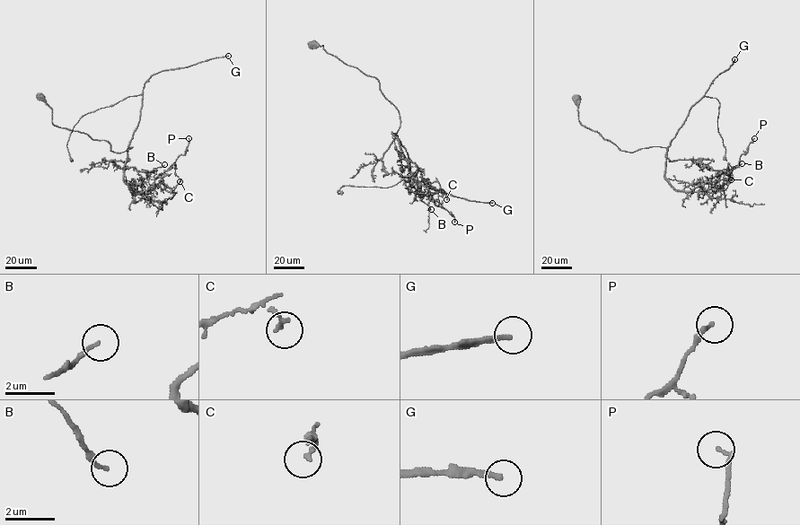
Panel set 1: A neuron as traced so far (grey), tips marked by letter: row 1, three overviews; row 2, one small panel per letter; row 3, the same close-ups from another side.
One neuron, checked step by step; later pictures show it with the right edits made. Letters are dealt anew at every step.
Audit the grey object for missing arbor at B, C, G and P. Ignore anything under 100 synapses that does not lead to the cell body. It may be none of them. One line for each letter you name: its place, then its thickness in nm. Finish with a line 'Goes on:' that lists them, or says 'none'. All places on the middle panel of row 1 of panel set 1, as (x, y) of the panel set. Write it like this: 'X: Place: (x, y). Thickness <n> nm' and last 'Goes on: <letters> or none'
G: Place: (492, 203). Thickness 180 nm
Goes on: G

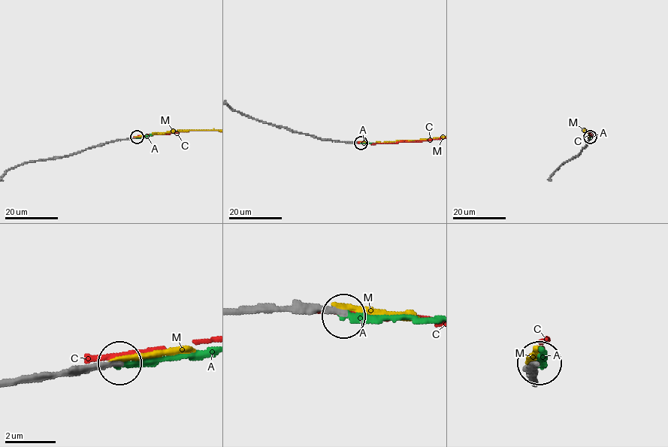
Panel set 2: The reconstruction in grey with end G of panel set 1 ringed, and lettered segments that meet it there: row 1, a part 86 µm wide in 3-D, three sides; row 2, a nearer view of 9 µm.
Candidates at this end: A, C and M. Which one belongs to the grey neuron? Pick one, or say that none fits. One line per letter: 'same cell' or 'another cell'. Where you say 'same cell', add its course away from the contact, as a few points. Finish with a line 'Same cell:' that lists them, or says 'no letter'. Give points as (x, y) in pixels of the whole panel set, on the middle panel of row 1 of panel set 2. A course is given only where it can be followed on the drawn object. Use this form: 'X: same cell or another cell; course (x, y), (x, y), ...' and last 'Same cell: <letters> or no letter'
A: same cell; course (361, 143), (376, 143)
C: another cell
M: another cell
Same cell: A

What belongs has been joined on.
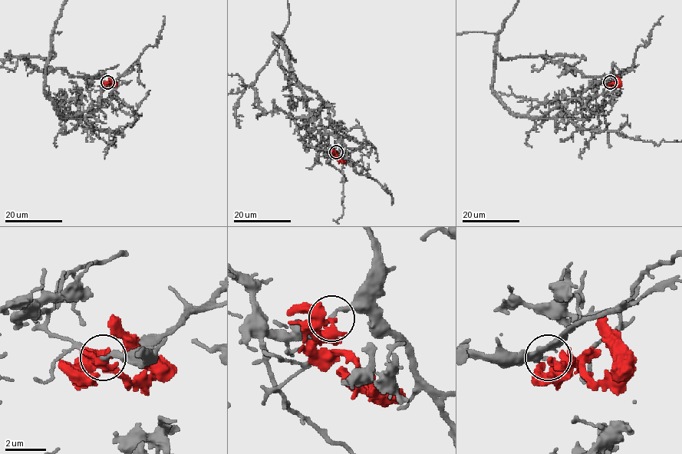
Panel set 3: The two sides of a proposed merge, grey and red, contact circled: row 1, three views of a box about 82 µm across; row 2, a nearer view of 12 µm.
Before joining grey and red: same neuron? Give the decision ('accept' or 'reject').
reject

